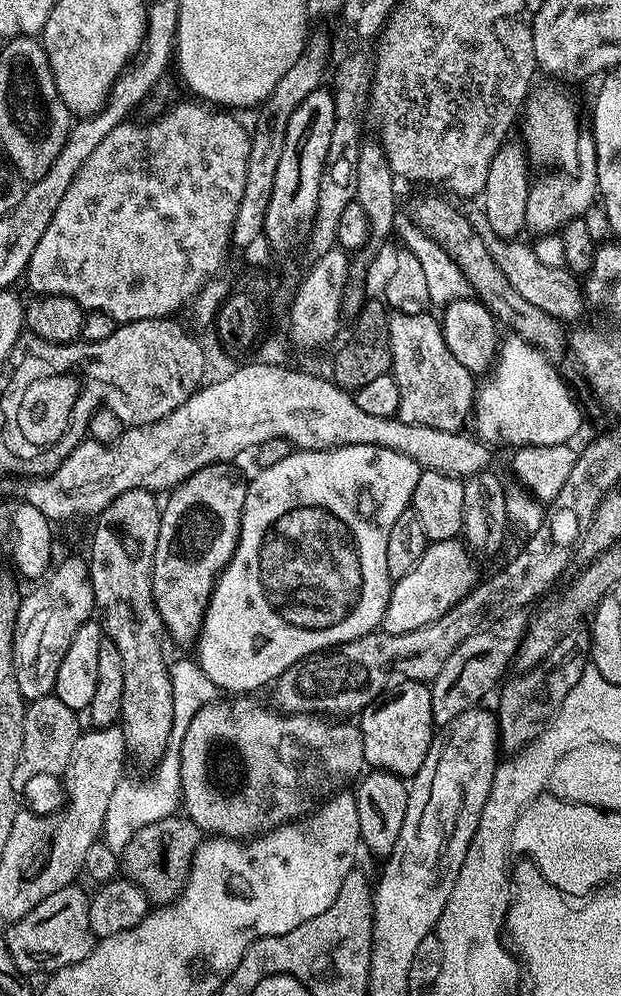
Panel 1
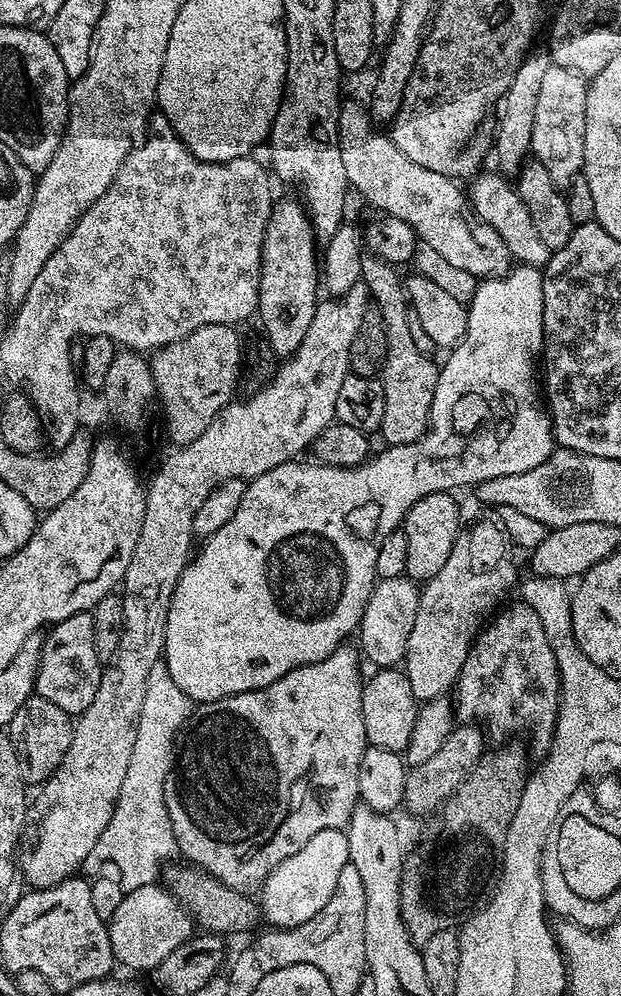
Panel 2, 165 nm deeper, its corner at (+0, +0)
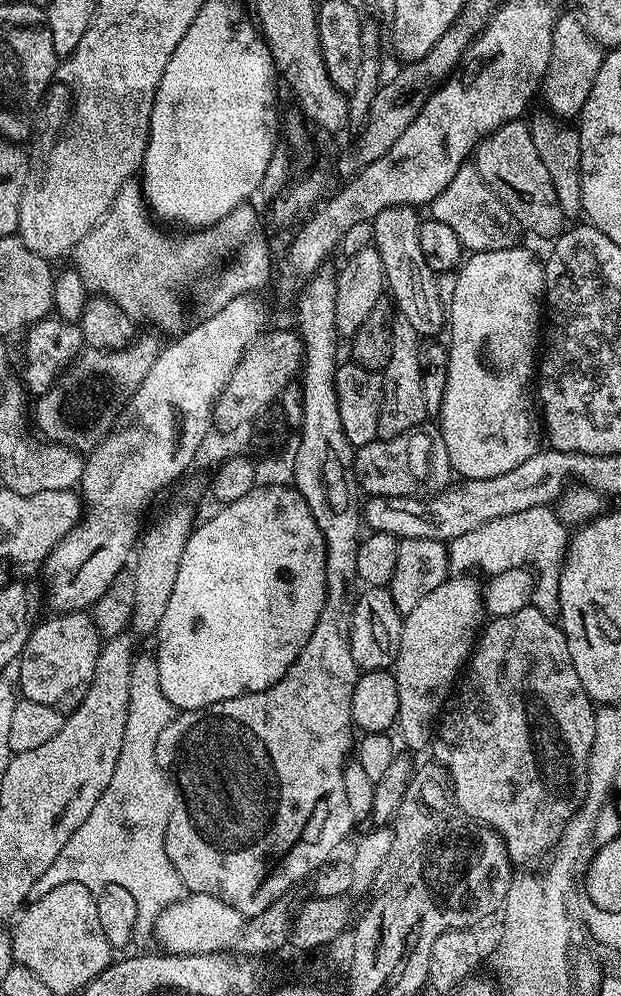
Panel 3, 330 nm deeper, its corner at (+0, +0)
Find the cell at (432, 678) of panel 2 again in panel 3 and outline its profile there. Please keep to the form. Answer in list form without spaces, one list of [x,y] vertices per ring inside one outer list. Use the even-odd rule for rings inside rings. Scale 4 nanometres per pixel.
[[[464,574],[453,575],[444,580],[438,590],[430,590],[430,594],[426,594],[426,598],[422,598],[422,602],[418,602],[418,606],[414,606],[414,610],[403,617],[404,629],[394,665],[398,686],[398,718],[395,727],[400,728],[405,746],[413,748],[408,749],[413,753],[433,743],[433,725],[449,703],[454,685],[471,657],[485,623],[482,584],[472,579],[476,578]]]

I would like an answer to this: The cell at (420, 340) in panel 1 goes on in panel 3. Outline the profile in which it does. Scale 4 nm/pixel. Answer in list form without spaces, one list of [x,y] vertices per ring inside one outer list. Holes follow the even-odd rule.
[[[397,315],[394,322],[394,342],[390,350],[390,362],[386,362],[383,370],[384,397],[382,398],[382,414],[378,414],[377,437],[389,440],[414,426],[425,423],[428,412],[428,400],[424,397],[424,368],[420,365],[420,344],[422,338],[406,322],[406,318]]]

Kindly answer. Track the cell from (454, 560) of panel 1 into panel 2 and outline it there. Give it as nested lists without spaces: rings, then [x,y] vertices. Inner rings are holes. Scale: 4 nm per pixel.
[[[407,574],[398,578],[377,579],[366,602],[366,610],[362,614],[358,629],[361,644],[359,647],[363,655],[367,659],[369,656],[376,666],[391,668],[403,661],[410,630],[414,630],[414,614],[418,614],[420,593],[417,581],[411,580]]]

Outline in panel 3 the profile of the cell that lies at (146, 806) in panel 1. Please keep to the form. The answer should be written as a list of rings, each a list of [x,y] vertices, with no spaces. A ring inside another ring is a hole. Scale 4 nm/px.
[[[137,655],[132,661],[130,670],[130,706],[126,714],[126,734],[122,738],[122,754],[118,754],[118,766],[114,766],[114,778],[110,778],[110,786],[102,790],[102,798],[94,802],[94,810],[74,830],[70,842],[62,846],[62,854],[54,862],[50,873],[51,879],[58,884],[78,882],[93,890],[103,890],[108,885],[122,886],[122,890],[130,890],[134,898],[140,901],[140,914],[145,921],[155,922],[162,910],[174,902],[183,900],[186,889],[174,862],[166,854],[164,831],[170,822],[170,814],[174,814],[174,806],[178,789],[172,784],[165,765],[158,762],[158,734],[166,730],[171,722],[174,709],[170,698],[162,694],[162,686],[158,682],[158,662],[155,655]]]

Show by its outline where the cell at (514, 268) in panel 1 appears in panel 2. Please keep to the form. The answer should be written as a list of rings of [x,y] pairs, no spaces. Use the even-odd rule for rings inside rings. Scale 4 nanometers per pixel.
[[[345,99],[340,106],[340,117],[338,118],[338,130],[340,131],[340,149],[342,150],[342,162],[346,169],[346,178],[349,185],[356,191],[356,189],[376,208],[377,211],[384,213],[387,216],[392,216],[402,219],[404,222],[409,222],[411,228],[415,230],[417,237],[423,243],[433,250],[438,250],[439,254],[451,263],[461,267],[462,270],[466,270],[467,273],[476,276],[477,278],[491,278],[494,276],[502,276],[505,272],[509,271],[513,267],[514,261],[510,250],[506,246],[506,242],[502,242],[502,238],[498,234],[498,230],[494,230],[484,221],[476,217],[476,213],[472,210],[472,205],[463,191],[459,192],[457,185],[450,179],[450,177],[442,174],[438,174],[437,171],[428,170],[424,166],[418,166],[418,162],[410,162],[410,158],[406,158],[406,154],[402,154],[402,150],[398,150],[396,143],[392,141],[391,135],[385,134],[384,136],[379,127],[374,123],[371,116],[368,115],[368,109],[363,103],[360,104],[356,100]]]

